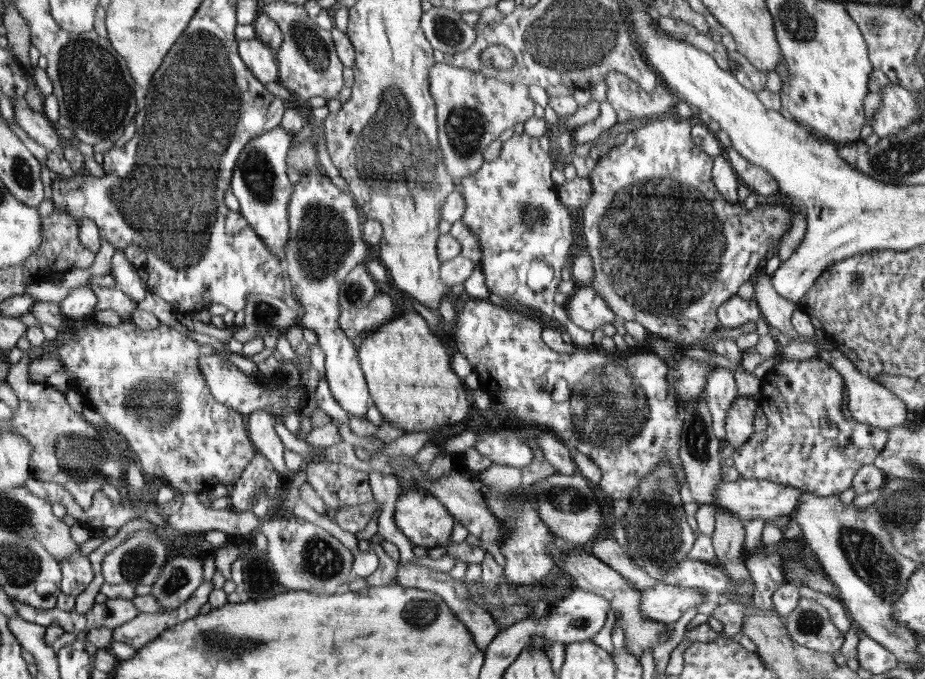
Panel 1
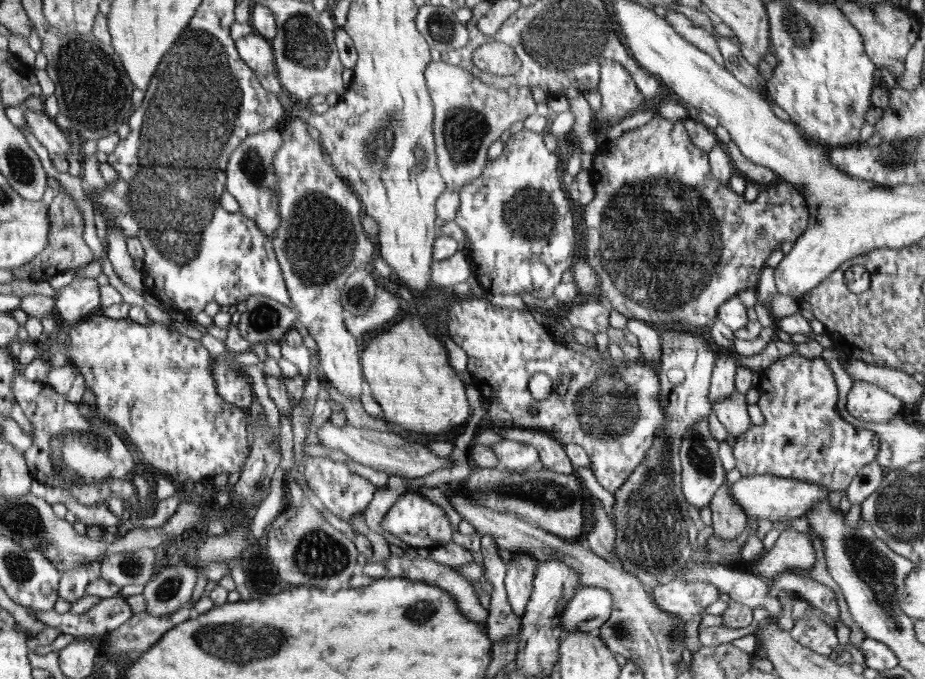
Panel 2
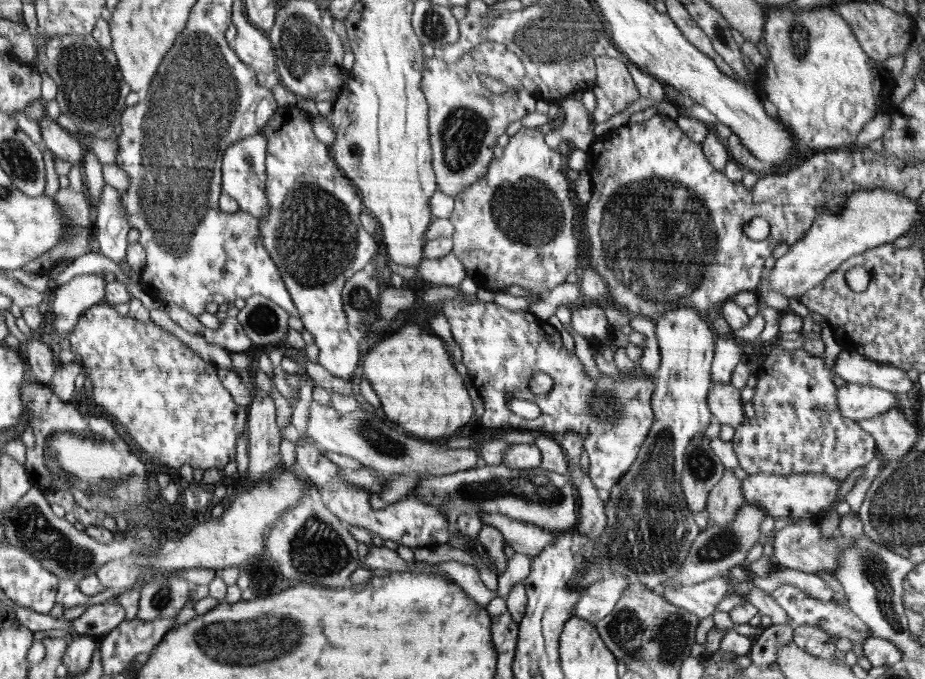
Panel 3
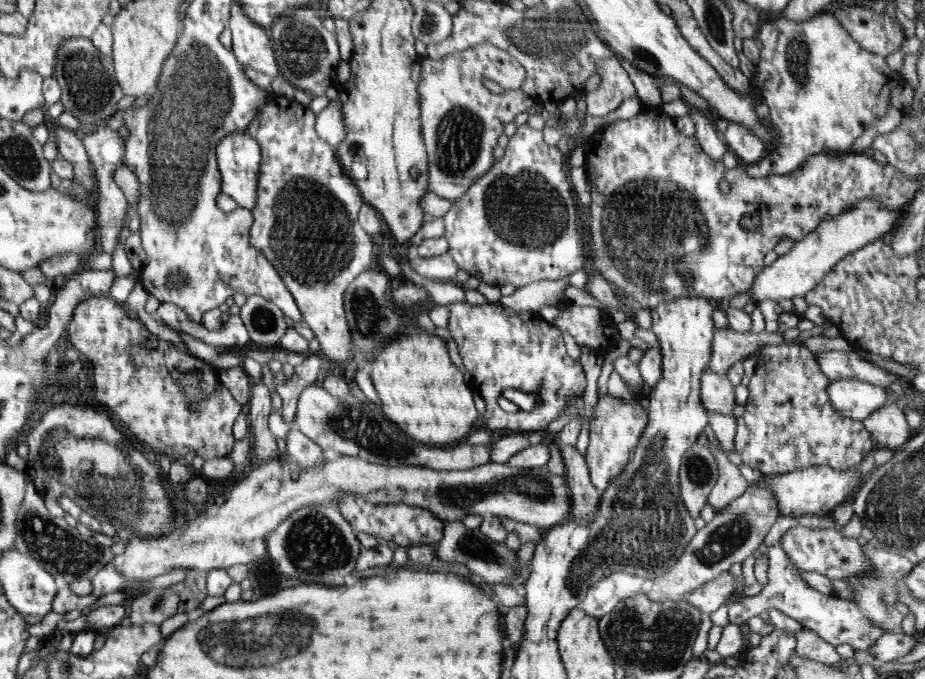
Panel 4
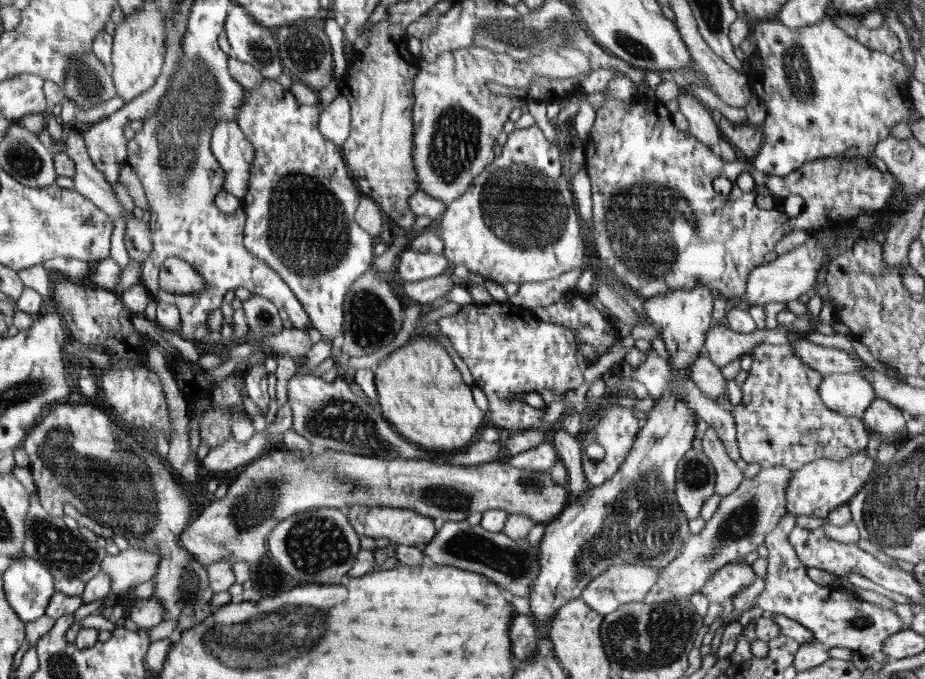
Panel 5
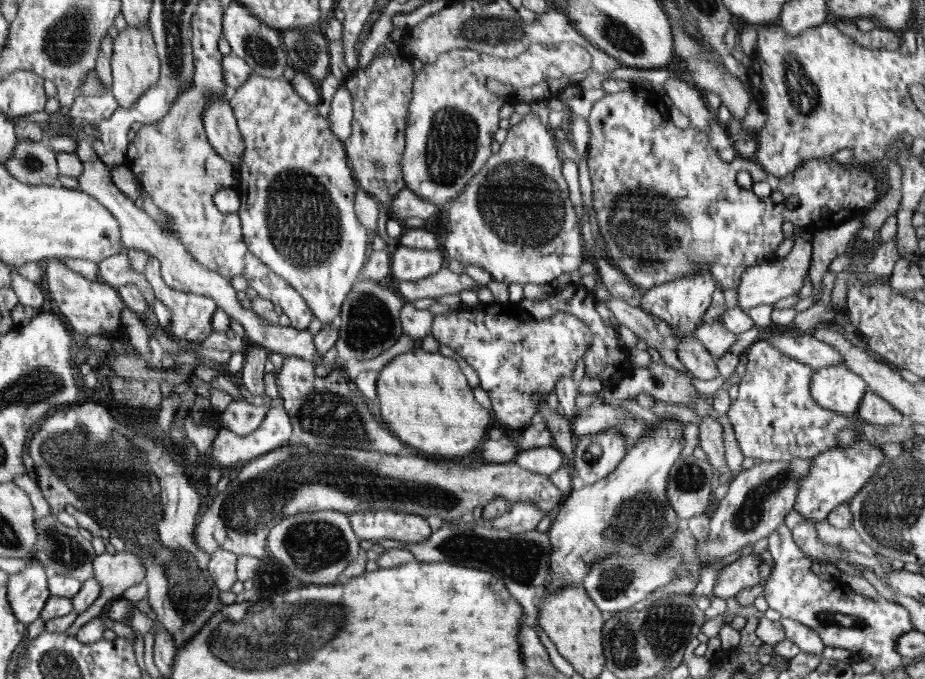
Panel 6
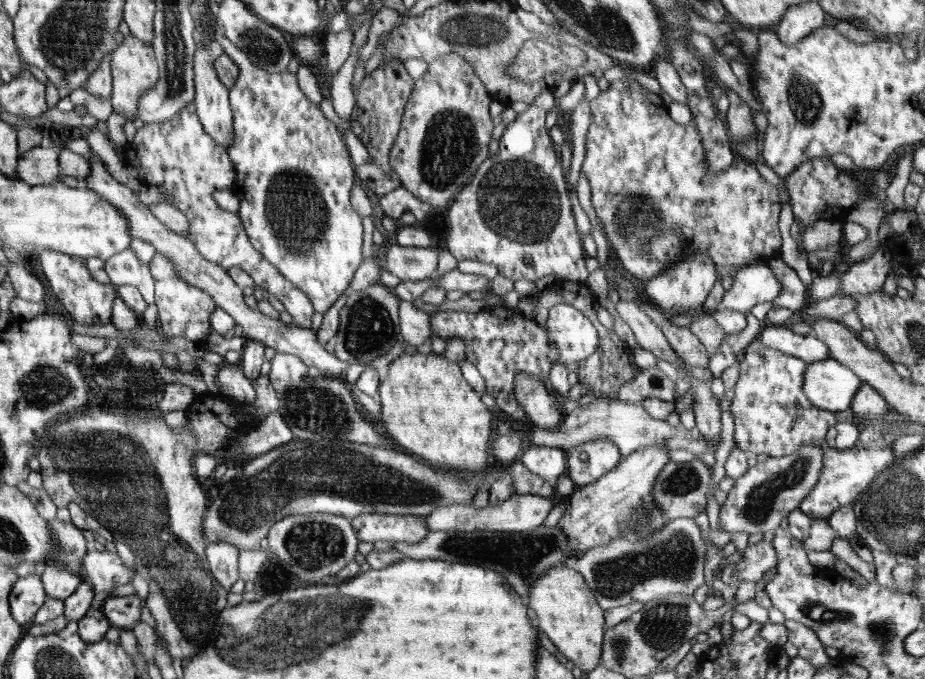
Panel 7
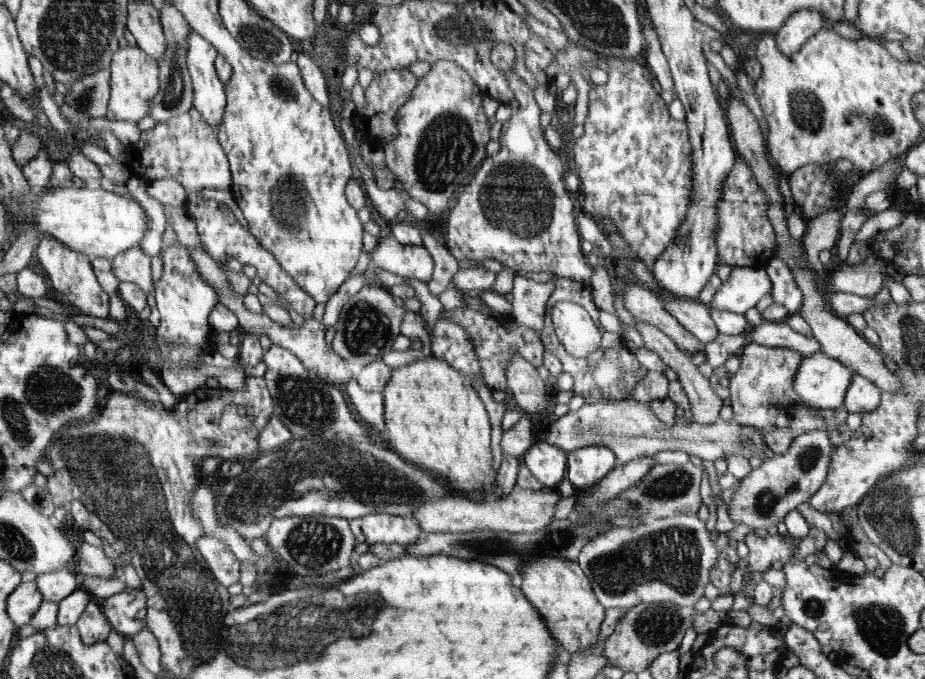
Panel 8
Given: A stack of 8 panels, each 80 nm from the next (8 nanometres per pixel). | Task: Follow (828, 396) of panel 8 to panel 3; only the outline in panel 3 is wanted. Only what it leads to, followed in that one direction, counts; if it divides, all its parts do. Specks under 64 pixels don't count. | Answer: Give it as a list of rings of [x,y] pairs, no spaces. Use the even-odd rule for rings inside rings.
[[[869,384],[840,386],[835,399],[842,416],[855,422],[880,416],[892,407],[898,407],[893,392]]]

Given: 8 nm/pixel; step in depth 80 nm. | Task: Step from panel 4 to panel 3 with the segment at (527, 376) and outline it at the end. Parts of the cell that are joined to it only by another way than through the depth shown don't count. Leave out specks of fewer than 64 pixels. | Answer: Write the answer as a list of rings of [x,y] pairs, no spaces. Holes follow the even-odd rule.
[[[446,299],[442,302],[442,312],[445,314],[445,317],[448,319],[448,322],[451,326],[451,333],[455,343],[460,347],[462,351],[462,358],[464,366],[467,368],[467,372],[471,378],[471,382],[473,386],[476,387],[477,393],[482,398],[484,403],[484,413],[482,415],[481,427],[488,428],[502,428],[505,431],[509,431],[512,429],[522,429],[522,430],[544,430],[546,432],[558,432],[558,434],[565,434],[567,430],[573,430],[577,432],[579,438],[584,440],[583,448],[586,449],[586,452],[589,456],[589,477],[592,479],[593,485],[599,489],[599,496],[603,498],[606,502],[609,497],[611,488],[620,480],[620,477],[628,472],[630,465],[636,460],[637,452],[643,443],[643,440],[646,438],[652,423],[654,422],[654,413],[651,405],[651,396],[654,392],[655,384],[651,381],[650,378],[646,374],[638,372],[637,374],[621,374],[620,381],[614,381],[610,375],[602,374],[599,380],[592,380],[588,373],[586,372],[584,364],[580,362],[580,359],[575,355],[575,353],[571,353],[568,351],[564,345],[562,345],[562,338],[560,337],[560,331],[556,328],[552,327],[550,323],[547,321],[540,320],[535,314],[532,314],[529,310],[526,311],[511,311],[510,309],[500,307],[498,304],[493,302],[484,303],[482,301],[478,301],[474,304],[469,302],[463,302],[453,299]],[[536,372],[540,372],[542,374],[548,374],[552,380],[554,380],[552,385],[552,390],[545,394],[544,396],[535,395],[530,388],[528,388],[528,382],[530,382],[530,376],[534,376]],[[509,392],[512,394],[511,399],[506,399],[504,394]],[[513,398],[517,398],[520,400],[528,400],[530,402],[535,402],[540,407],[540,416],[535,419],[526,419],[522,416],[518,416],[515,413],[512,413],[506,404],[511,401]]]

